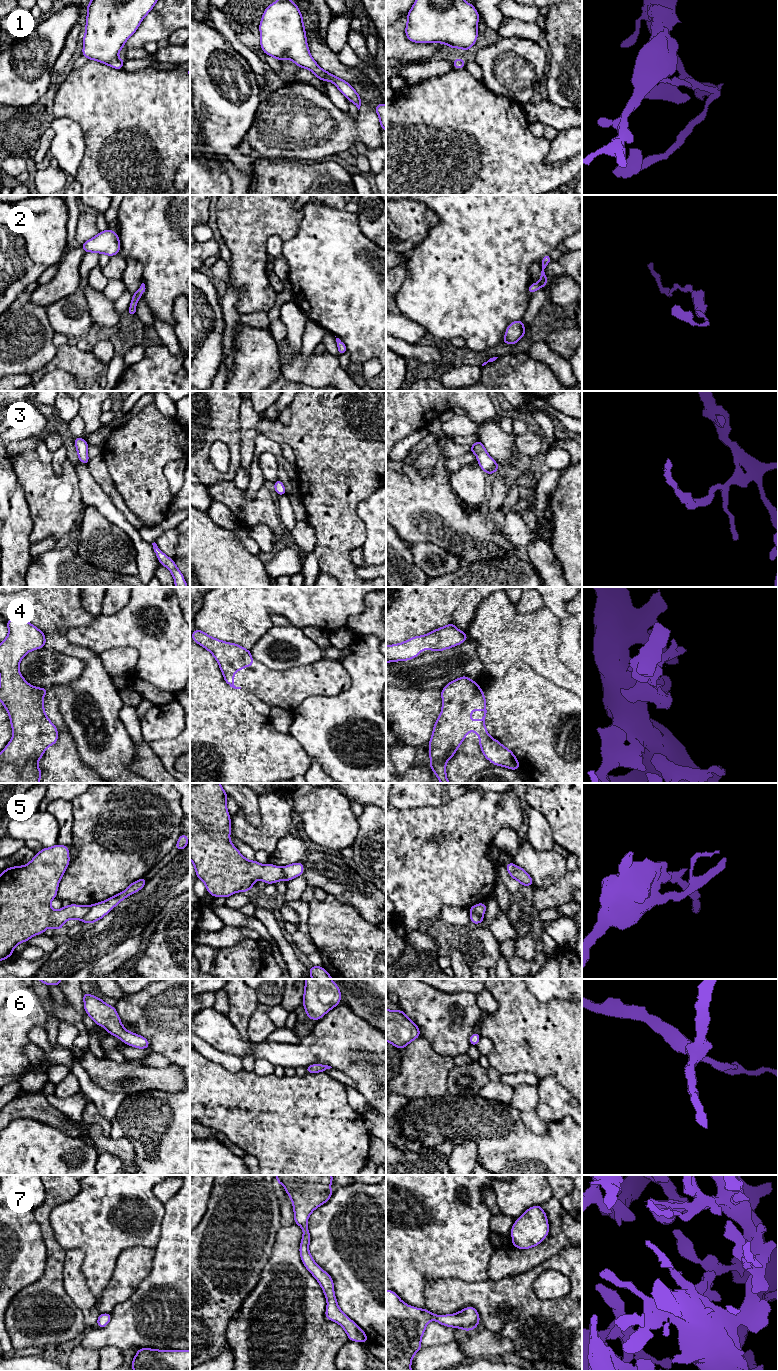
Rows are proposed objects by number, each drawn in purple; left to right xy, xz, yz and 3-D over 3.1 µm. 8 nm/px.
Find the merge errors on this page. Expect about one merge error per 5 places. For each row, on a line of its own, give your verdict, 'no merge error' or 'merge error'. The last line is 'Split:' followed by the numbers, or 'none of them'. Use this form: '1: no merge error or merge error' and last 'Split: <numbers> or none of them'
1: no merge error
2: no merge error
3: no merge error
4: no merge error
5: merge error
6: no merge error
7: no merge error
Split: 5

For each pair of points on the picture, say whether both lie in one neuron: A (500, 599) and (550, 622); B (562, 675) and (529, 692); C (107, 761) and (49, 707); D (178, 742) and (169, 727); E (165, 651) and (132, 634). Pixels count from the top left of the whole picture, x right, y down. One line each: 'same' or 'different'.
A: same
B: different
C: different
D: different
E: same

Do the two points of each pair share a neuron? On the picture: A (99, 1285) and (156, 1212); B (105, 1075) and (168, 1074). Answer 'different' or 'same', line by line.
A: same
B: same

